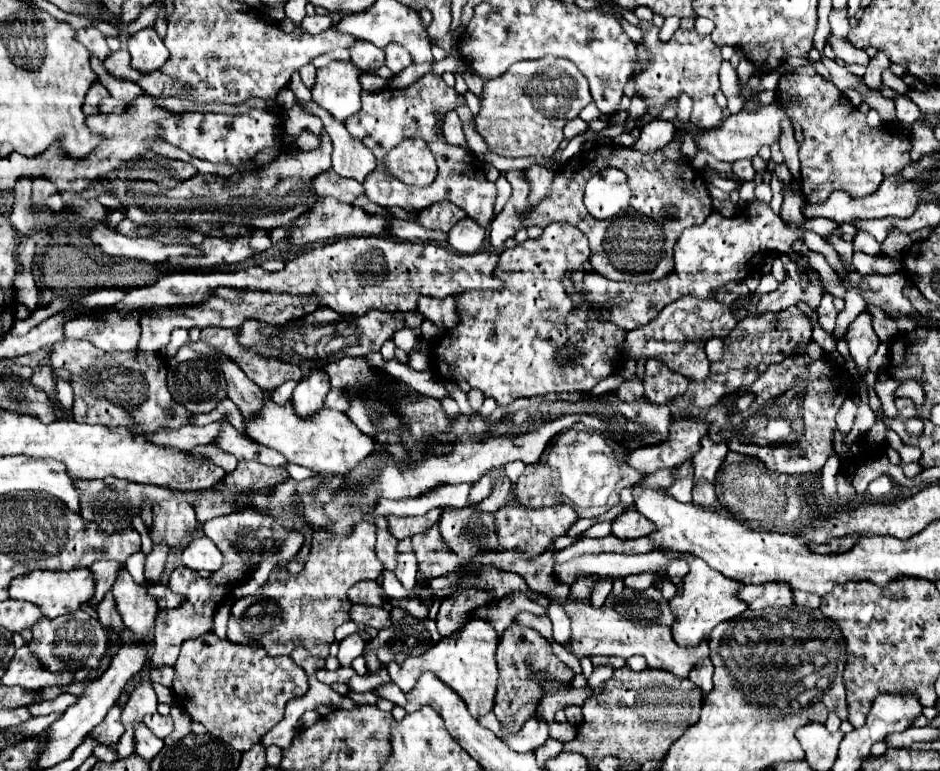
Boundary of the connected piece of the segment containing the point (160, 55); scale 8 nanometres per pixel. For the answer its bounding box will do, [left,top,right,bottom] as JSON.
[129,28,169,74]

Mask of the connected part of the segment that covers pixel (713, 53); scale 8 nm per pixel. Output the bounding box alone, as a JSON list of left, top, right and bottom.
[635,22,723,130]

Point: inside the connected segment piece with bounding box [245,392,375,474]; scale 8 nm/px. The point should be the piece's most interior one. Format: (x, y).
(328, 441)

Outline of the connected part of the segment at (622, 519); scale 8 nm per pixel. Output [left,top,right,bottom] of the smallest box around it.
[611,510,653,540]

